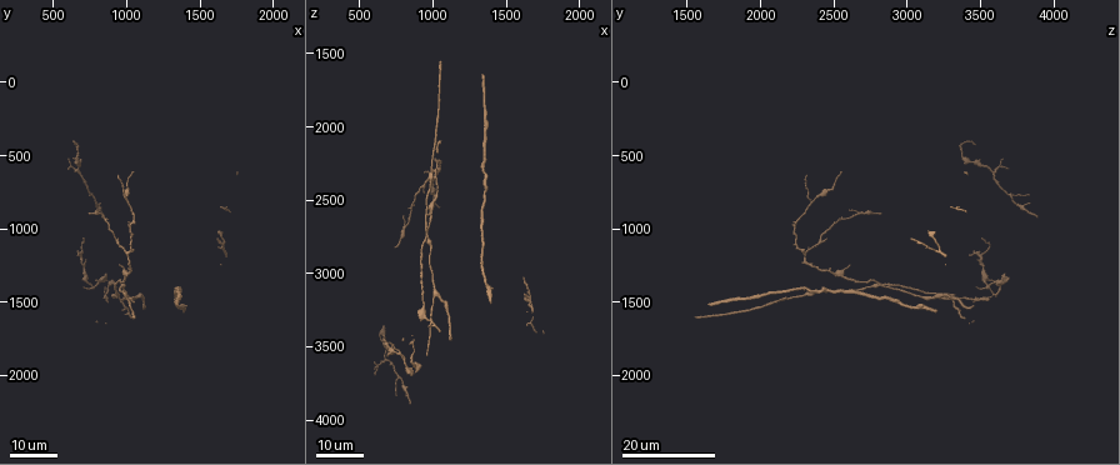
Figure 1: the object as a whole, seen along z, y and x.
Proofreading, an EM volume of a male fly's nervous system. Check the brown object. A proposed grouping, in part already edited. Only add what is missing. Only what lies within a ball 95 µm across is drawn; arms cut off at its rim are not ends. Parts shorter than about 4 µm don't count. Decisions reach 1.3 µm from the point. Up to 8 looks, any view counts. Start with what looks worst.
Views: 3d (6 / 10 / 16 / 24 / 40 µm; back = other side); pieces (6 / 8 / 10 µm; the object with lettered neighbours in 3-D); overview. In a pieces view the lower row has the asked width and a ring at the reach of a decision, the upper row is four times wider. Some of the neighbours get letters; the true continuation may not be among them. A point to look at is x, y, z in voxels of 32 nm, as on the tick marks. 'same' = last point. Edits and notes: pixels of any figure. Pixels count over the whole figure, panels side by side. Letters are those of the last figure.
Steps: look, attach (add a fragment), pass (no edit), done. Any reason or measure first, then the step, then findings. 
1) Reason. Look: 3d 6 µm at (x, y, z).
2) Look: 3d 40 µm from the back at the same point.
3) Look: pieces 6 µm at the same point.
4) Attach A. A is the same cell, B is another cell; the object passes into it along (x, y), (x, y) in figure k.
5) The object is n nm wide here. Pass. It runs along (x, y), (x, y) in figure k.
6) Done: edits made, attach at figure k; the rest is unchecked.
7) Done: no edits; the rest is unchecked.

An open end. Look: 3d 24 µm at (1620, 1060, 3020).

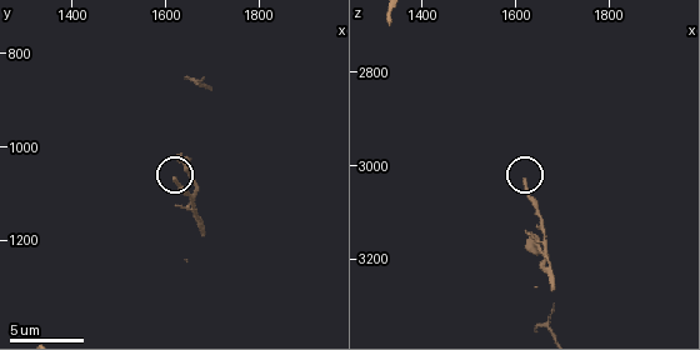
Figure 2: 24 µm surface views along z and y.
See the neighbours. Look: pieces 10 µm at (1615, 1065, 3035).

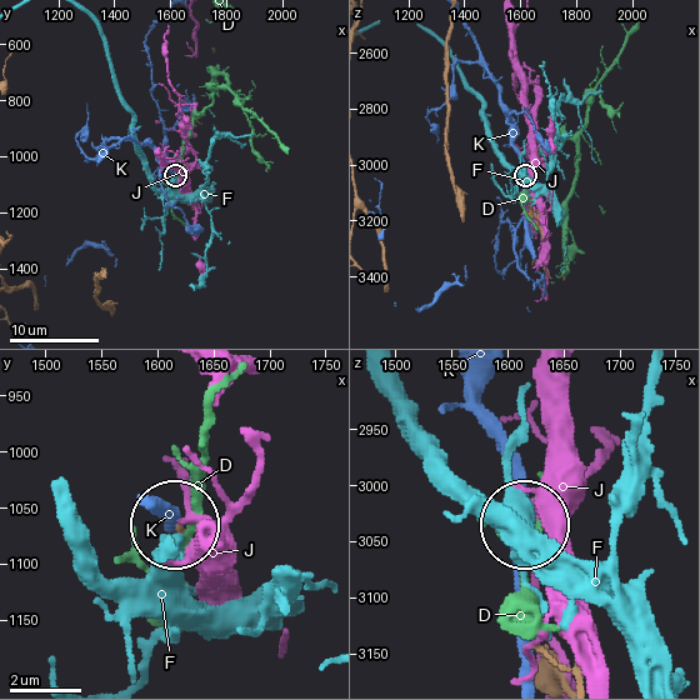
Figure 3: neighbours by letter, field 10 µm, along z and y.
The object is 160 nm wide here. Pass. D, F, J and K are other cells; no lettered fragment goes on from it.

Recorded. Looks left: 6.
Long arm stops here. Look: 3d 24 µm at (740, 900, 2800).

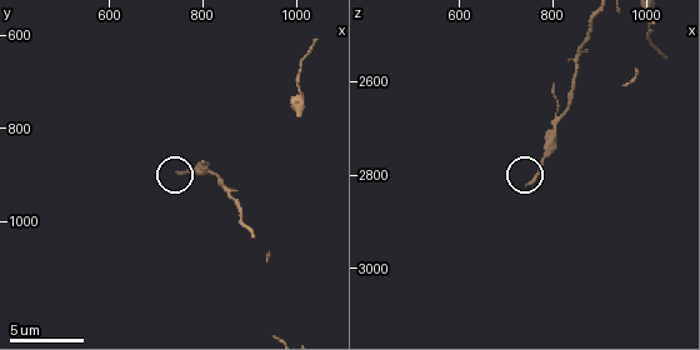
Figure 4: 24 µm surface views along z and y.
Look: 3d 6 µm at (750, 900, 2820).

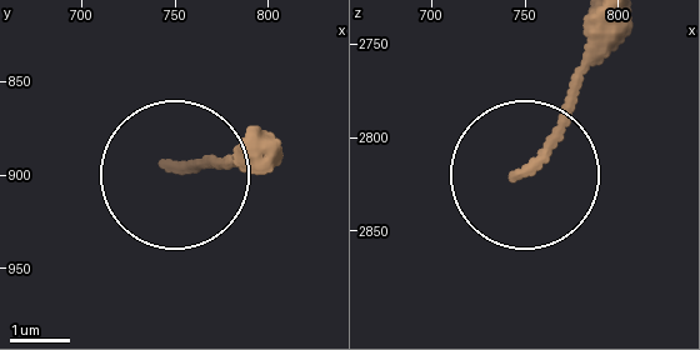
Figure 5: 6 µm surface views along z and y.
What lies round it. Look: pieces 10 µm at (750, 896, 2818).

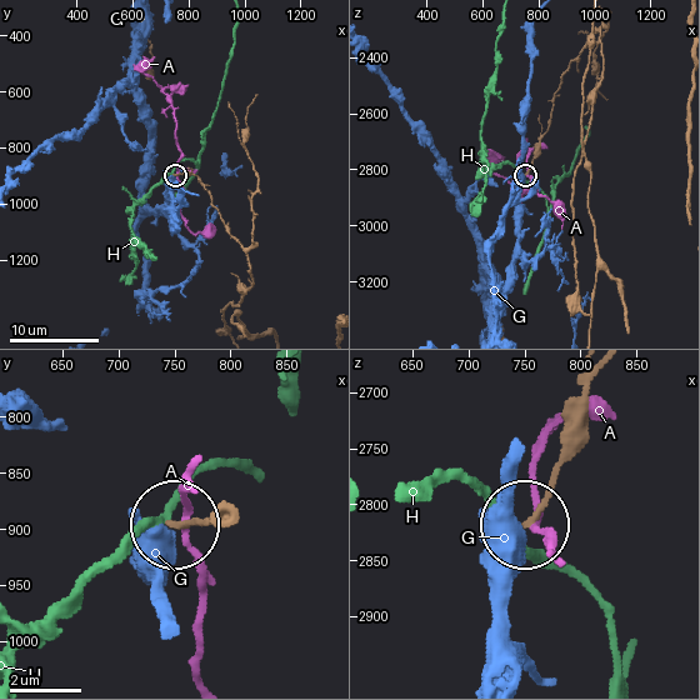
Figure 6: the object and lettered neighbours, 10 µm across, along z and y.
Pass. A, G and H are other cells; it runs along (599, 373), (586, 435), (530, 521) in figure 6; no lettered fragment goes on from it.

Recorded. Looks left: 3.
Free end. Look: 3d 16 µm at (680, 1180, 3440).

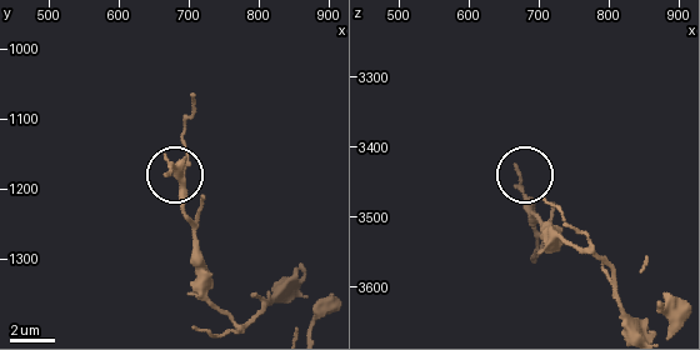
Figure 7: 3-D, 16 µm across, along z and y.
See the neighbours. Look: pieces 8 µm at (670, 1175, 3430).

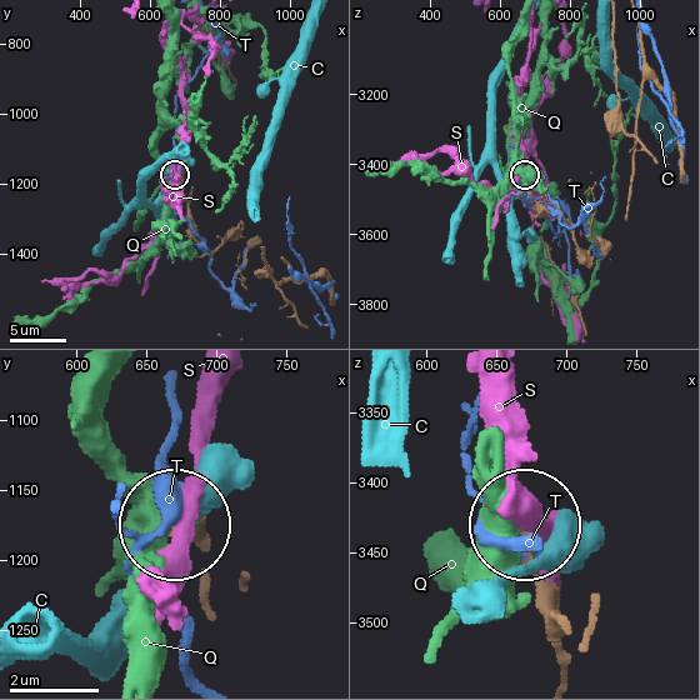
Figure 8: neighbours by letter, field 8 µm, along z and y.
Pass. C, Q, S and T are other cells; none of them fits.

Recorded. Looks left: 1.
Done: no edits; the rest is unchecked.

